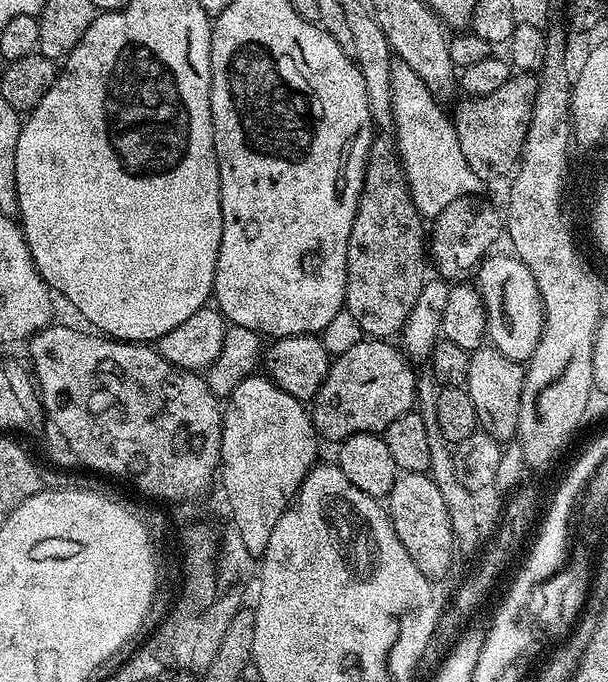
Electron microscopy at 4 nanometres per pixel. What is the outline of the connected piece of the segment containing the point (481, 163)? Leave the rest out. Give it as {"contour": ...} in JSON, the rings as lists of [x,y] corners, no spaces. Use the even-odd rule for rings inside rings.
{"contour":[[[514,74],[508,79],[506,86],[498,86],[494,94],[461,99],[461,104],[456,108],[456,116],[454,112],[458,146],[462,146],[462,155],[466,157],[466,162],[470,162],[470,170],[474,170],[474,174],[478,174],[480,180],[491,182],[499,176],[504,178],[515,169],[526,138],[526,130],[532,121],[532,107],[537,87],[538,80],[535,75]]]}

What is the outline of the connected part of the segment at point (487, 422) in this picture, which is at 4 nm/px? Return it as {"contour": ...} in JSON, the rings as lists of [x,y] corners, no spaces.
{"contour":[[[481,346],[470,355],[470,374],[466,387],[474,406],[476,423],[484,434],[496,441],[511,441],[516,435],[525,371],[525,365],[521,361],[506,358],[506,354],[491,346]]]}

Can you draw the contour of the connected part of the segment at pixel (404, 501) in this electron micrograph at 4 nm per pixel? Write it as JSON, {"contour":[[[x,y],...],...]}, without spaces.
{"contour":[[[405,472],[397,475],[386,498],[386,511],[402,546],[406,546],[406,554],[414,558],[414,566],[418,566],[424,576],[447,577],[448,567],[452,564],[452,556],[454,557],[450,515],[447,514],[442,492],[431,475],[423,472]]]}

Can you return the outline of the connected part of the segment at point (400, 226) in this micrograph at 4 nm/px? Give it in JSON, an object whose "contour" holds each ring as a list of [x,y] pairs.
{"contour":[[[377,139],[368,151],[368,161],[364,167],[364,181],[360,191],[360,201],[354,214],[354,226],[350,226],[350,242],[346,250],[346,311],[354,314],[361,333],[368,338],[392,338],[403,329],[414,302],[426,283],[426,224],[420,211],[414,206],[408,193],[408,179],[404,177],[404,167],[391,143]]]}

